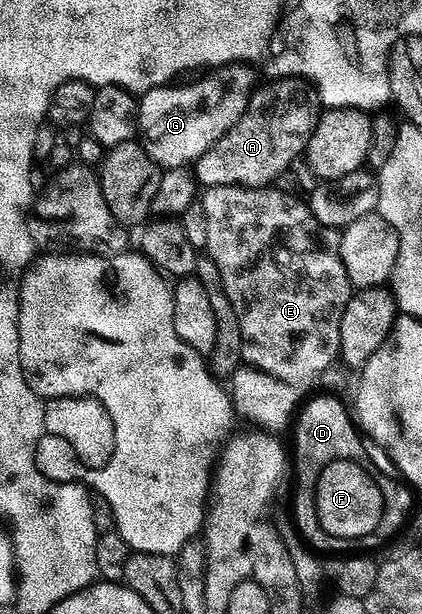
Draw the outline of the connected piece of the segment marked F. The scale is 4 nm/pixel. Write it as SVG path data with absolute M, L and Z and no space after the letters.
M355 459L330 461L320 471L316 486L316 512L320 530L336 539L364 539L376 535L378 521L382 521L382 489L378 489L376 475Z

